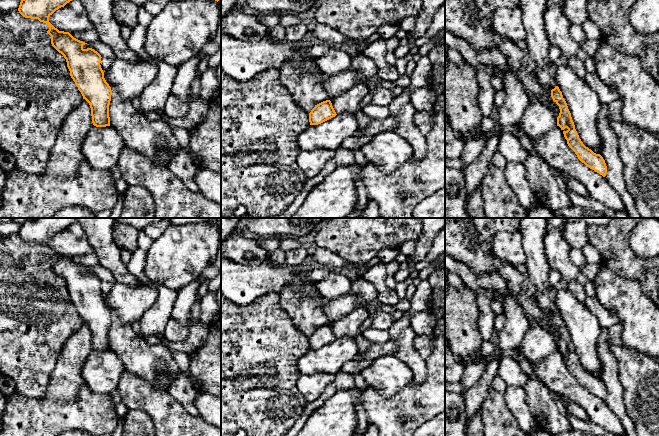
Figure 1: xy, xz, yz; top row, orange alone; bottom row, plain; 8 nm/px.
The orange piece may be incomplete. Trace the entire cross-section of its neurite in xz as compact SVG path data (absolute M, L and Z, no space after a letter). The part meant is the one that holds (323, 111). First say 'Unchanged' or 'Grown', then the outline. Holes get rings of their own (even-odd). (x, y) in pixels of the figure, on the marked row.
Unchanged. M330 100L323 101L311 110L309 113L309 122L310 125L318 125L321 124L333 117L337 114L332 106Z

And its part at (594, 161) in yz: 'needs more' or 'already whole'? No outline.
already whole

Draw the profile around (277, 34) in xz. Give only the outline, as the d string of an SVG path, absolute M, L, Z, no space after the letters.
M277 25L273 28L269 28L267 36L274 42L284 43L285 41L285 29L281 25Z

